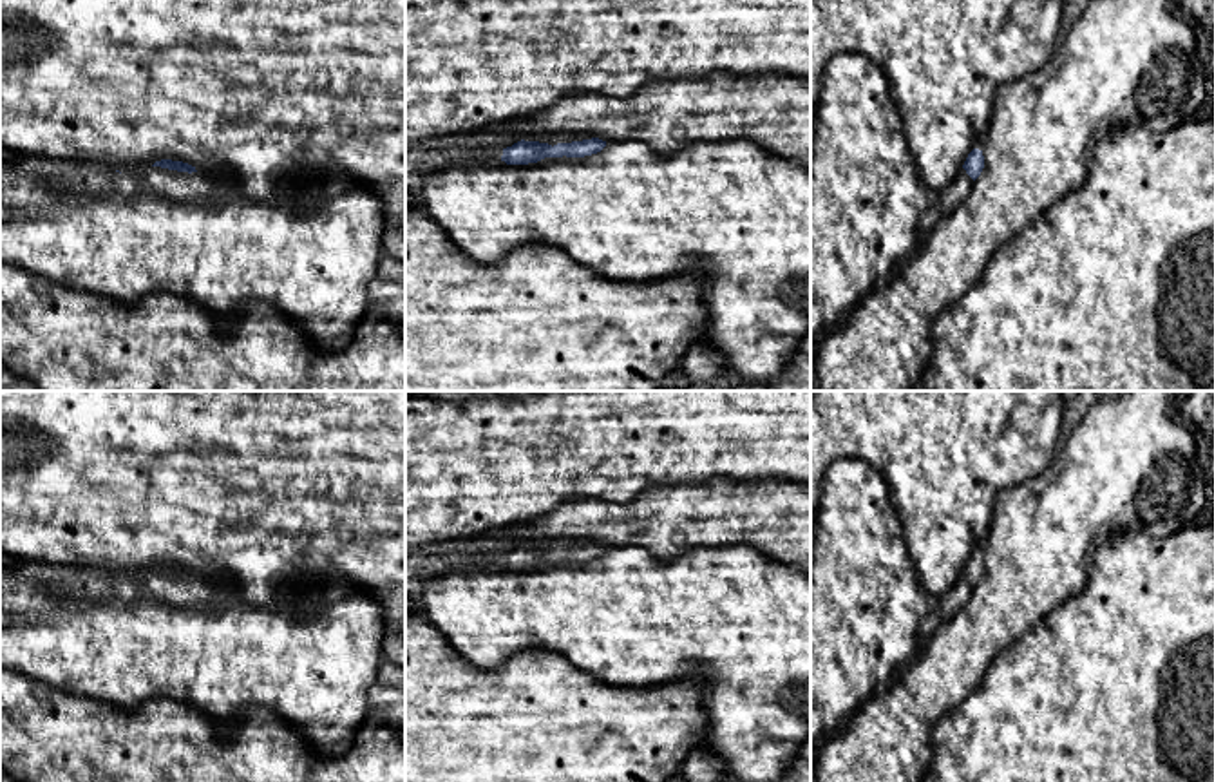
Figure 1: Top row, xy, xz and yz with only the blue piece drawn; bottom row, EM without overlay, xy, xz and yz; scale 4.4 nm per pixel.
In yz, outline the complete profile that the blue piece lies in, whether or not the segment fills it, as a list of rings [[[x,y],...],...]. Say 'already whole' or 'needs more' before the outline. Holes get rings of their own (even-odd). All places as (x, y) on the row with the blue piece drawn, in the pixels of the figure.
needs more | [[[982,134],[975,148],[968,154],[963,168],[957,172],[953,183],[932,197],[930,206],[917,221],[919,239],[925,239],[928,232],[946,215],[950,215],[972,192],[973,181],[984,168],[984,147],[986,134]]]

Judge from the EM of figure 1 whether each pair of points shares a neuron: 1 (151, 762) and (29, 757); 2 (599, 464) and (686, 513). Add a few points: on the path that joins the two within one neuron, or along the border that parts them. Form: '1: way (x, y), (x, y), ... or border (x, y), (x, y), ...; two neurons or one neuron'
1: way (120, 762), (60, 759); one neuron
2: border (684, 482), (644, 487), (625, 504), (601, 500); two neurons

